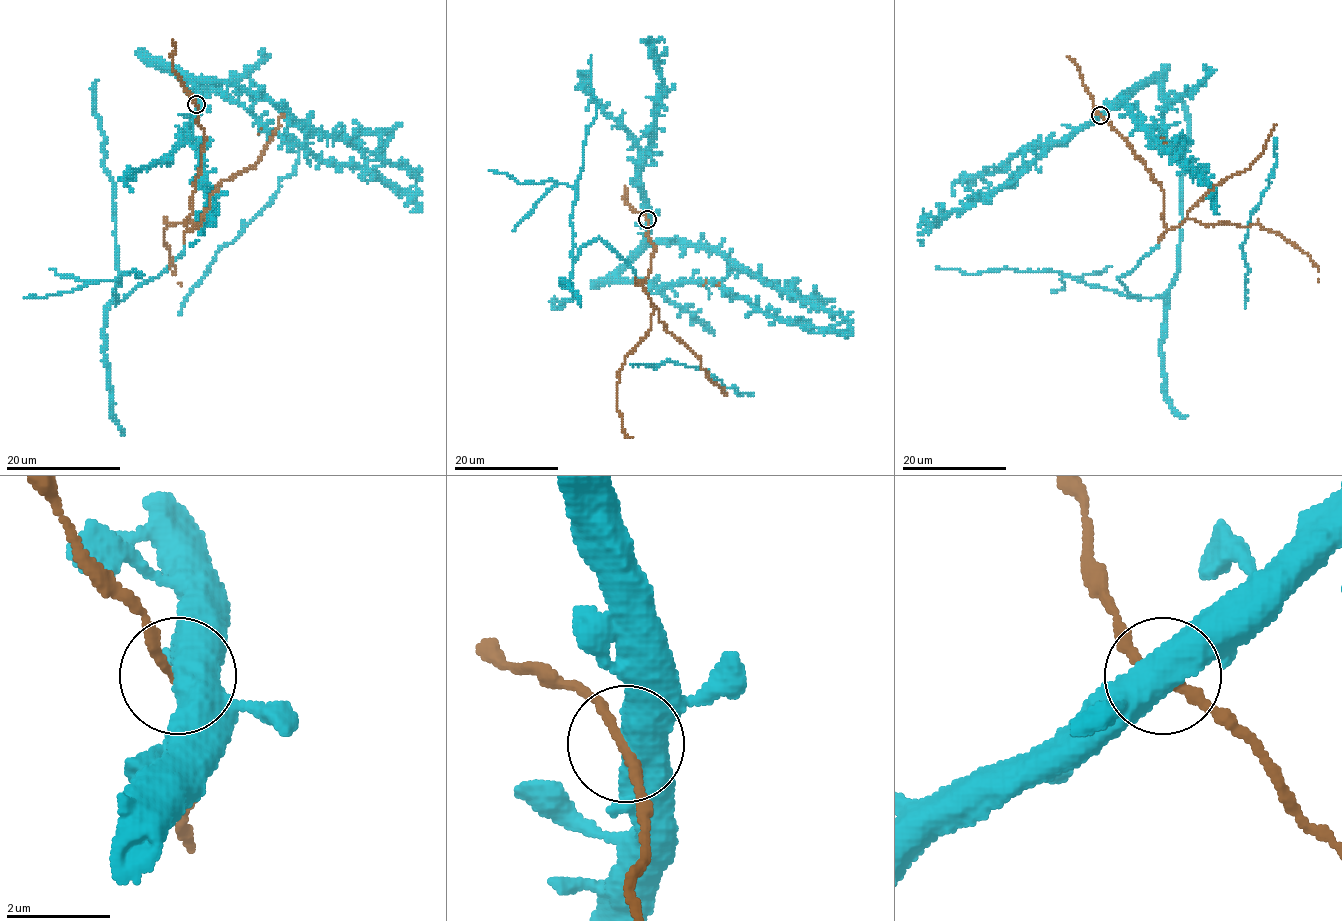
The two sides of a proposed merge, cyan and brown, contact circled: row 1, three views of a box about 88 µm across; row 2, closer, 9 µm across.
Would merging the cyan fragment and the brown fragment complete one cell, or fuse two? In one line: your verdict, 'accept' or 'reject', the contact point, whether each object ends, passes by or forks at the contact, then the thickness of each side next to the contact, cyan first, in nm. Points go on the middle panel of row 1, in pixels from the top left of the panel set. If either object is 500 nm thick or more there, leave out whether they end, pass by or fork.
accept; at (647, 219); 550 nm thick on the cyan side, 190 nm on the other

